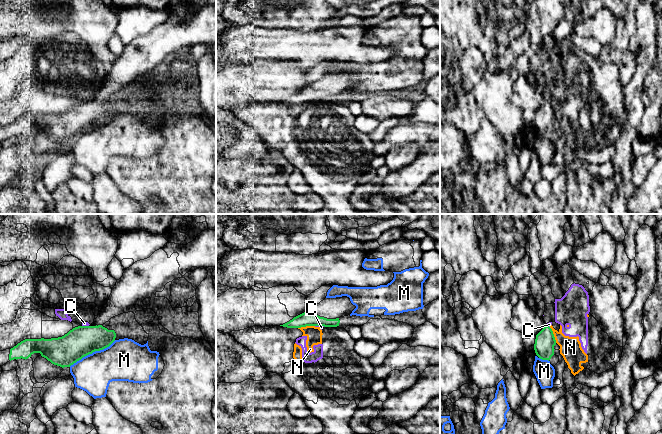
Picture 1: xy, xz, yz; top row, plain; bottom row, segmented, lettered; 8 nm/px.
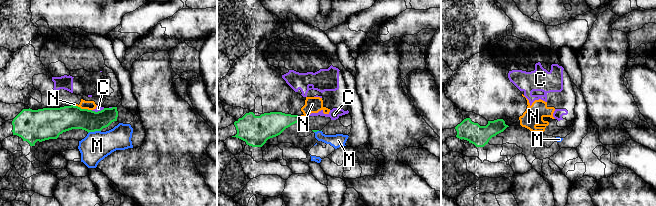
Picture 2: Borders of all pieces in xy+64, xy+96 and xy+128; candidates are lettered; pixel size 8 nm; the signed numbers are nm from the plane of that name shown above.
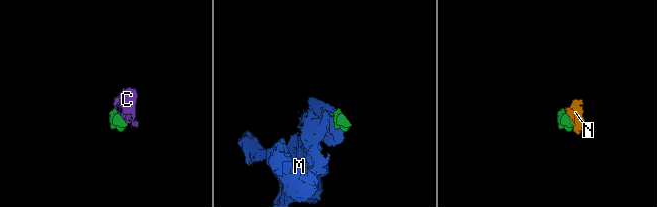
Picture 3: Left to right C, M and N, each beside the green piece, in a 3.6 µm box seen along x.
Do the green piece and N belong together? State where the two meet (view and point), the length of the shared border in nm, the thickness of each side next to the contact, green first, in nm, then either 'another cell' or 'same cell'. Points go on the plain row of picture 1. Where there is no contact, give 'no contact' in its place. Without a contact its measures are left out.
xz (306, 101) | 140 nm | 120/130 nm | another cell

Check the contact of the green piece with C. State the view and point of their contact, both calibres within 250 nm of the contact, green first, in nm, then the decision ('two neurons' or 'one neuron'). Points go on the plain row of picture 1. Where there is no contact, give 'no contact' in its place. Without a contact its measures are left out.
xz (320, 101) | 120/30 nm | two neurons

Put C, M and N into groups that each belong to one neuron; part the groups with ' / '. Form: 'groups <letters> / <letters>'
groups C N / M

